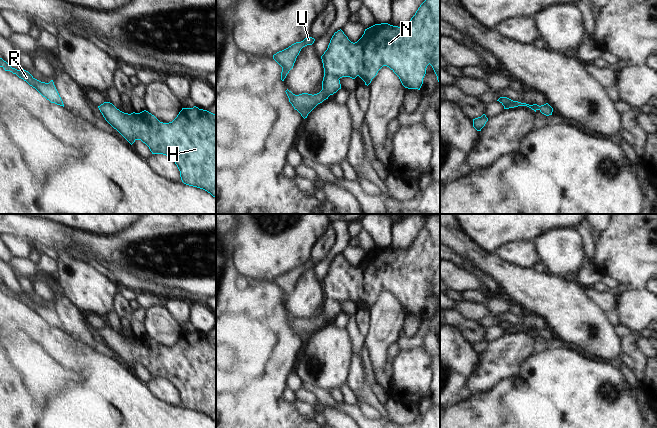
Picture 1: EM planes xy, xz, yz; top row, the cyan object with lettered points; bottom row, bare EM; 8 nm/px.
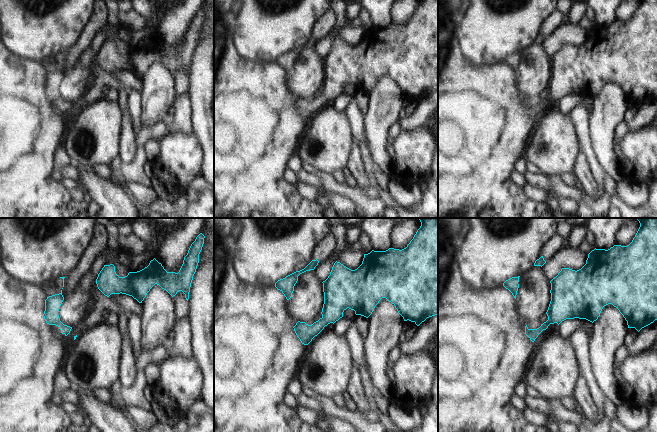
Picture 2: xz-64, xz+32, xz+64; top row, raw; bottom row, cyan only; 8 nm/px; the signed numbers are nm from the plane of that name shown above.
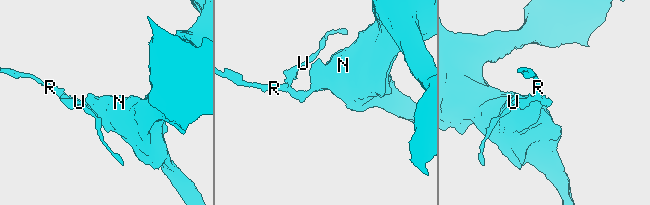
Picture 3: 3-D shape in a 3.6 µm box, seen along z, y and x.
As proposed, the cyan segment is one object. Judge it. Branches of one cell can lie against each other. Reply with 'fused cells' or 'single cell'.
single cell

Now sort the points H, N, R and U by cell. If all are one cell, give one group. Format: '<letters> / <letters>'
H N R U

